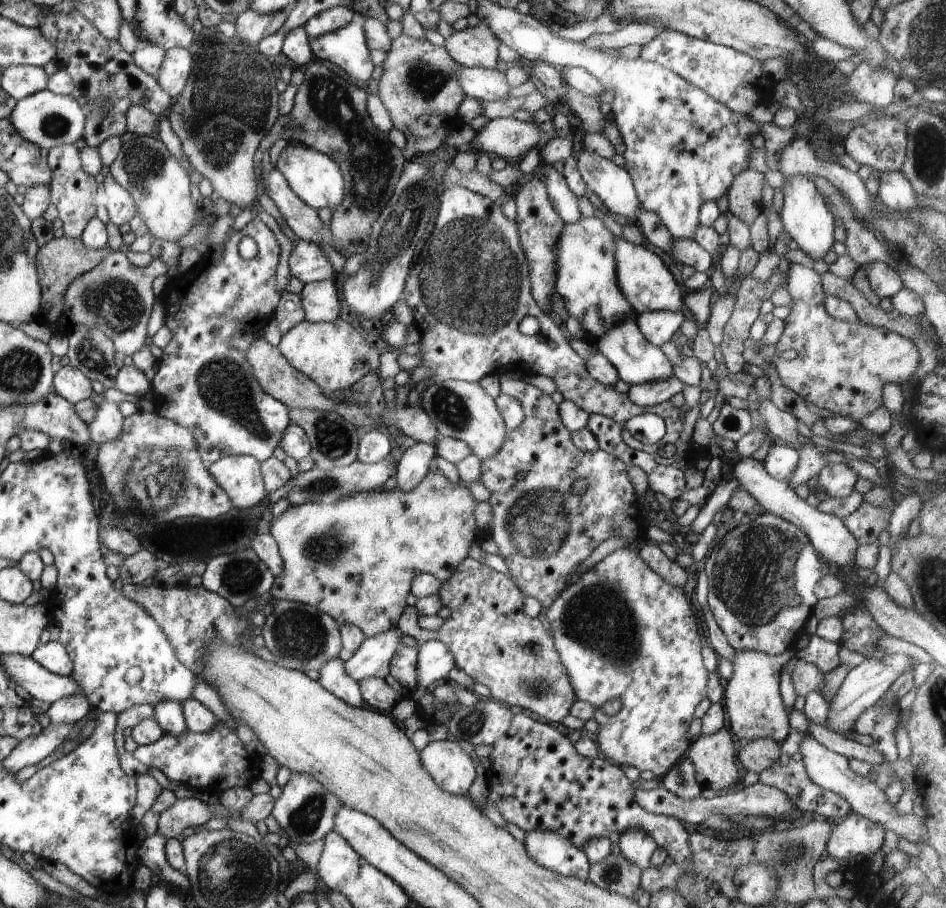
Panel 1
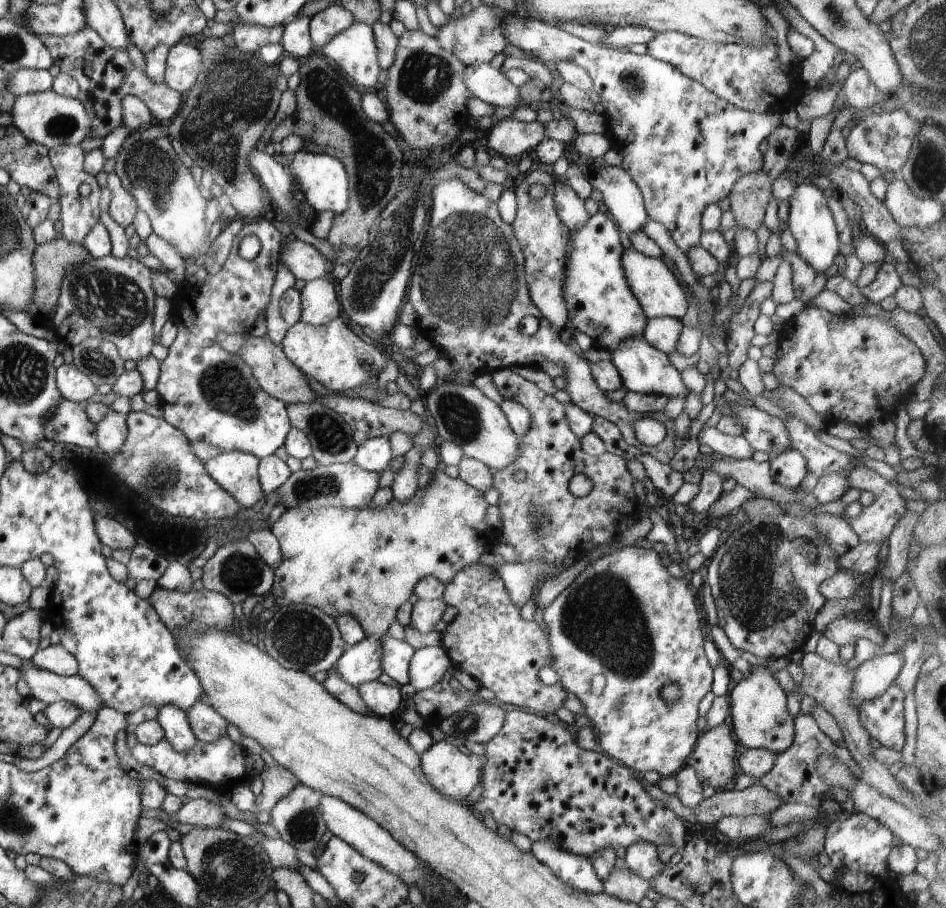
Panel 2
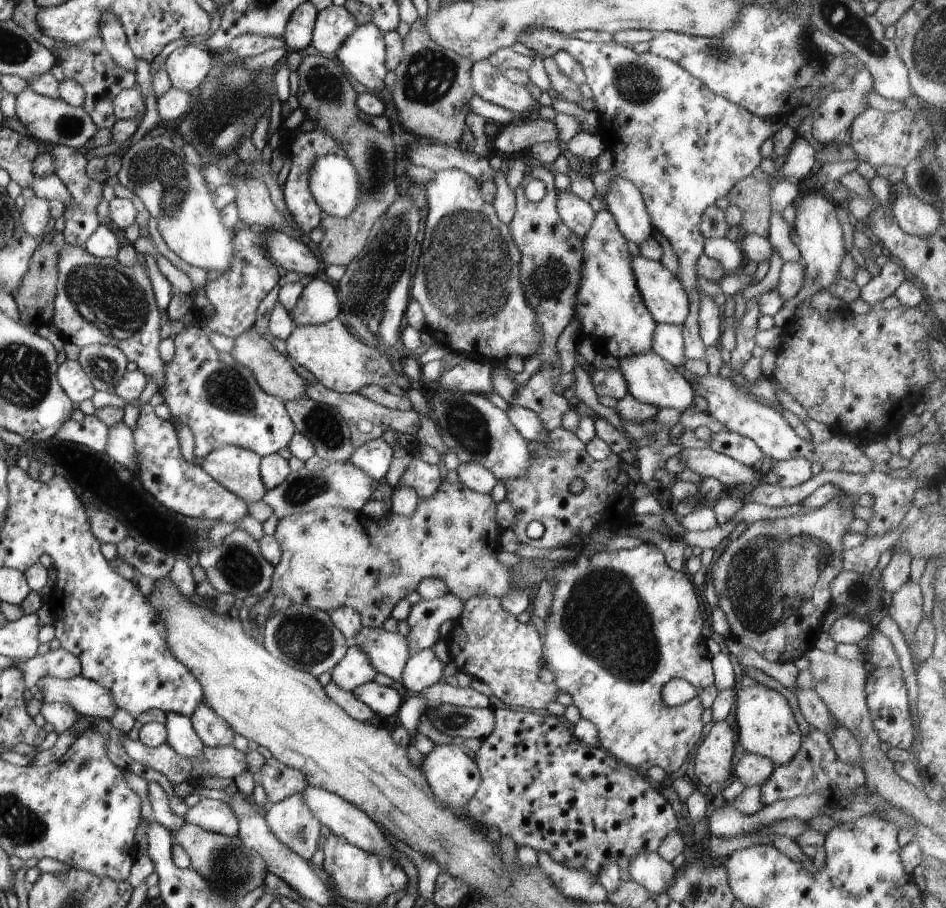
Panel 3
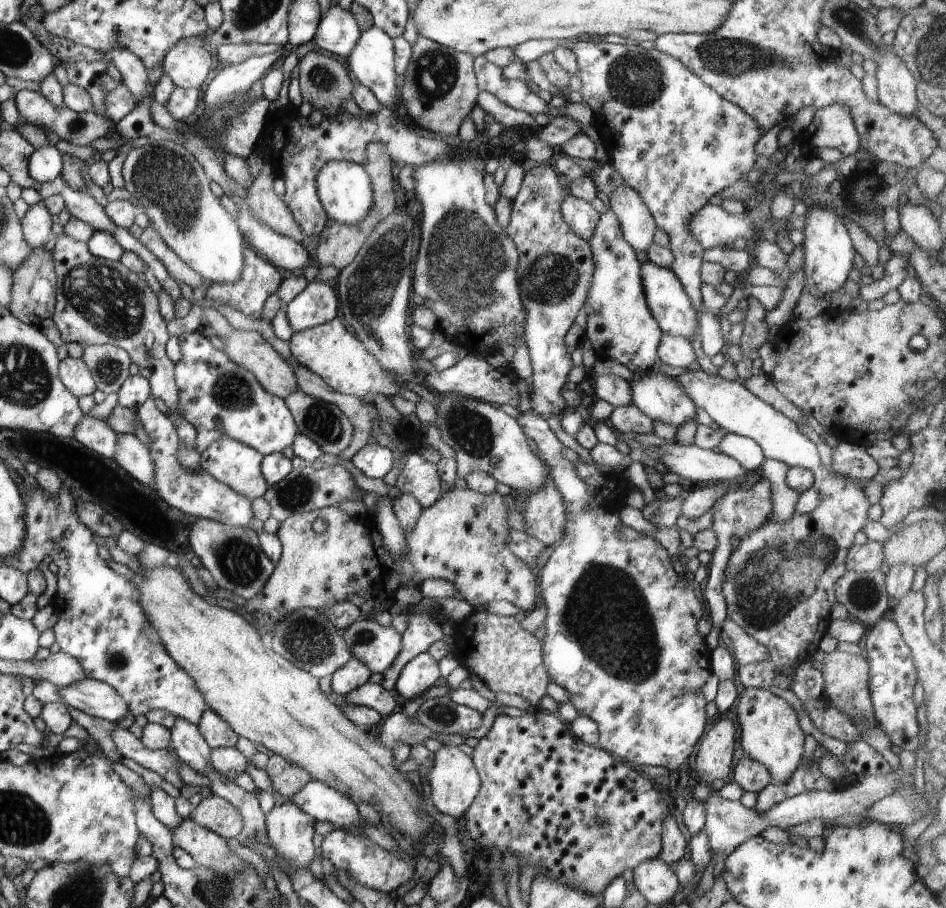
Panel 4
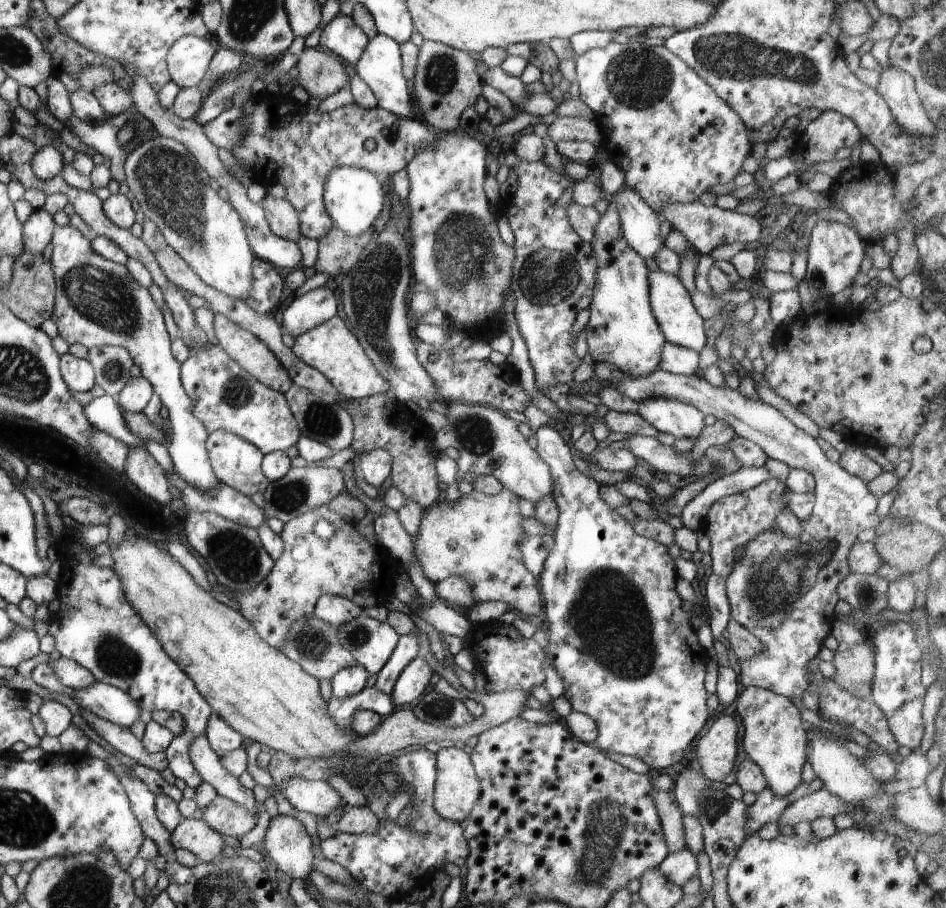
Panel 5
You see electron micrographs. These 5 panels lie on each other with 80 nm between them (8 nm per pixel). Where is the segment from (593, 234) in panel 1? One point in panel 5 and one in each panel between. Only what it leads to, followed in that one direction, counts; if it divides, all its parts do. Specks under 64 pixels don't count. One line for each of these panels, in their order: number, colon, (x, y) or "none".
2: (600, 303)
3: (609, 307)
4: (620, 326)
5: (622, 330)

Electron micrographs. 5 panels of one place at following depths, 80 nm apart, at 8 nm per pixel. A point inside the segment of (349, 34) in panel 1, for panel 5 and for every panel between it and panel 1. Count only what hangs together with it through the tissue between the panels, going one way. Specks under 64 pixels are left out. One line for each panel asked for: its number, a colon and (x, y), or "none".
2: (353, 50)
3: (363, 54)
4: (371, 62)
5: (380, 65)

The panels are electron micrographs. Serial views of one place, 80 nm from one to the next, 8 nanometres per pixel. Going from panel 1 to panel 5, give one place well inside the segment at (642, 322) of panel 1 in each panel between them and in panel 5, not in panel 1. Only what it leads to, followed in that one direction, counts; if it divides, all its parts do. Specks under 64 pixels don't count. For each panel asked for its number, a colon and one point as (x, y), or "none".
2: (663, 333)
3: (667, 342)
4: (673, 350)
5: (676, 359)

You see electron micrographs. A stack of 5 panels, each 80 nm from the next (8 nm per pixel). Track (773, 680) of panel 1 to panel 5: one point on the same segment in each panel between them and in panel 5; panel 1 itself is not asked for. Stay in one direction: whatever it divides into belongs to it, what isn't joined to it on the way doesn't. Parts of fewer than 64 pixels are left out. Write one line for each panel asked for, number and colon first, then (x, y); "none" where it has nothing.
2: (760, 718)
3: (765, 722)
4: (769, 730)
5: (775, 737)

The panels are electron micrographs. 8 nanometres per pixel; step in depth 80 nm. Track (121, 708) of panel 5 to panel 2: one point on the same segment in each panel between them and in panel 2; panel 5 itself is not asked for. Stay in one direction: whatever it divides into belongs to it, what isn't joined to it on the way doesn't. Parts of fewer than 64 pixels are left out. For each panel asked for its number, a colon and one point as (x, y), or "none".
2: (44, 685)
3: (88, 698)
4: (96, 698)

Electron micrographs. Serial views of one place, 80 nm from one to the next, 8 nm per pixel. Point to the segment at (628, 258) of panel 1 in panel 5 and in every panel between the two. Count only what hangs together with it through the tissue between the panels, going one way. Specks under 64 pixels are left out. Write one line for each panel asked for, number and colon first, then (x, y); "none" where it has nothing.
2: (654, 285)
3: (665, 297)
4: (669, 304)
5: (671, 304)

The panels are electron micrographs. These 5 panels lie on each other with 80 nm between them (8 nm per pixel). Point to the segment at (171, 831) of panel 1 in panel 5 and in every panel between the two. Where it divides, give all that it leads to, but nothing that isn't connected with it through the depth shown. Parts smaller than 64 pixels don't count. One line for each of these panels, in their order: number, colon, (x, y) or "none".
2: (197, 812)
3: (214, 815)
4: (214, 813)
5: (225, 816)

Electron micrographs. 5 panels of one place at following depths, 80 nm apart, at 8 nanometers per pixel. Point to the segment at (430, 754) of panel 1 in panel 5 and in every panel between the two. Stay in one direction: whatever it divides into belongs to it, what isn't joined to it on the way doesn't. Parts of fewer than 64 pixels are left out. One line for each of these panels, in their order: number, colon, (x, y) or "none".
2: (450, 771)
3: (453, 776)
4: (454, 781)
5: (457, 788)

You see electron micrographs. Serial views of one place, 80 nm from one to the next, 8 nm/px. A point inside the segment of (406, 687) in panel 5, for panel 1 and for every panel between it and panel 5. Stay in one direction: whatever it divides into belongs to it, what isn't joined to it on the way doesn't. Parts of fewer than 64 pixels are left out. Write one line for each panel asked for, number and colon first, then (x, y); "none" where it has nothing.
1: (435, 659)
2: (429, 664)
3: (423, 669)
4: (419, 675)

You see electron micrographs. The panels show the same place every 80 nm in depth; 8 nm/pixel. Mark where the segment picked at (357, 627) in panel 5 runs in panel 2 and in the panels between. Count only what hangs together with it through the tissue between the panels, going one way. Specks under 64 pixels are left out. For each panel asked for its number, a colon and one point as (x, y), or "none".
2: (397, 654)
3: (389, 652)
4: (378, 646)

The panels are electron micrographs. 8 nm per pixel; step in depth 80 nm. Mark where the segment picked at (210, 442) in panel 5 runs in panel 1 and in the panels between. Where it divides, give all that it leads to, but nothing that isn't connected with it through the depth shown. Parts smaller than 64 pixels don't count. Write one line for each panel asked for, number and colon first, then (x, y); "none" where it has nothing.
1: (240, 476)
2: (236, 472)
3: (238, 469)
4: (238, 466)

